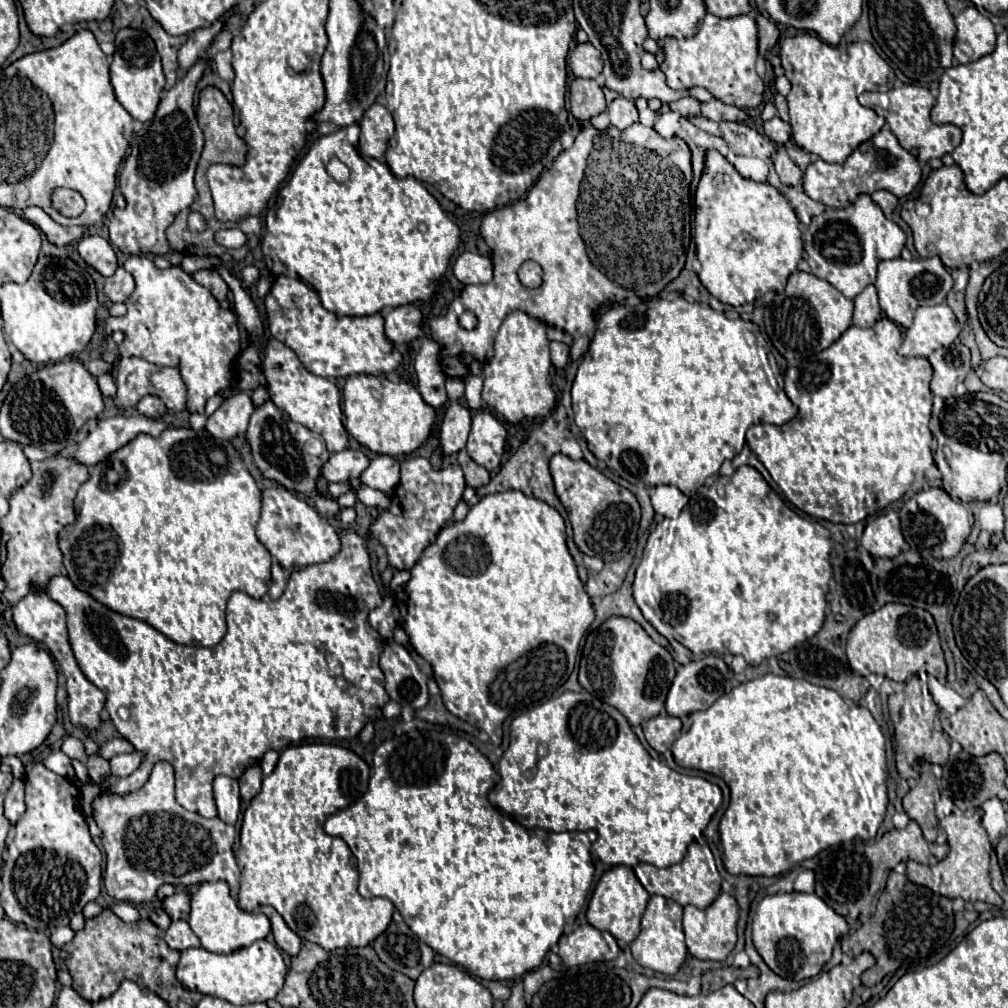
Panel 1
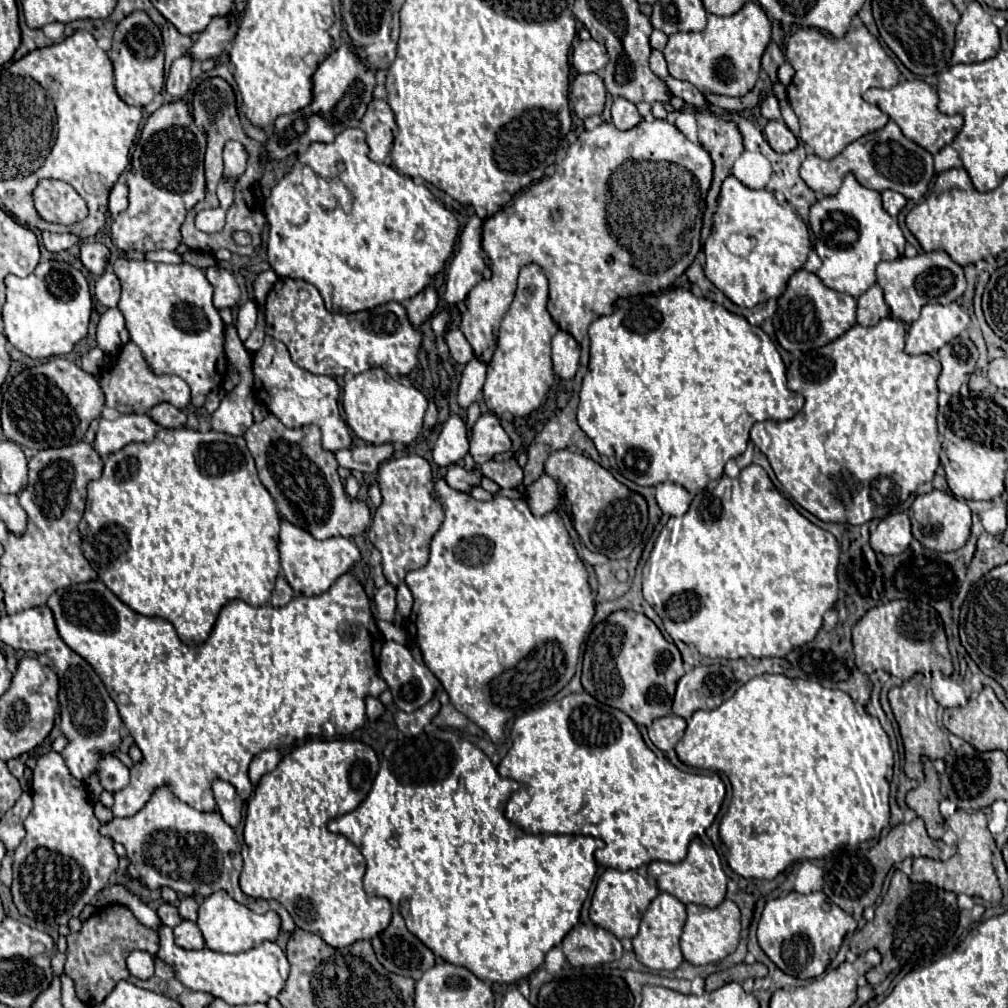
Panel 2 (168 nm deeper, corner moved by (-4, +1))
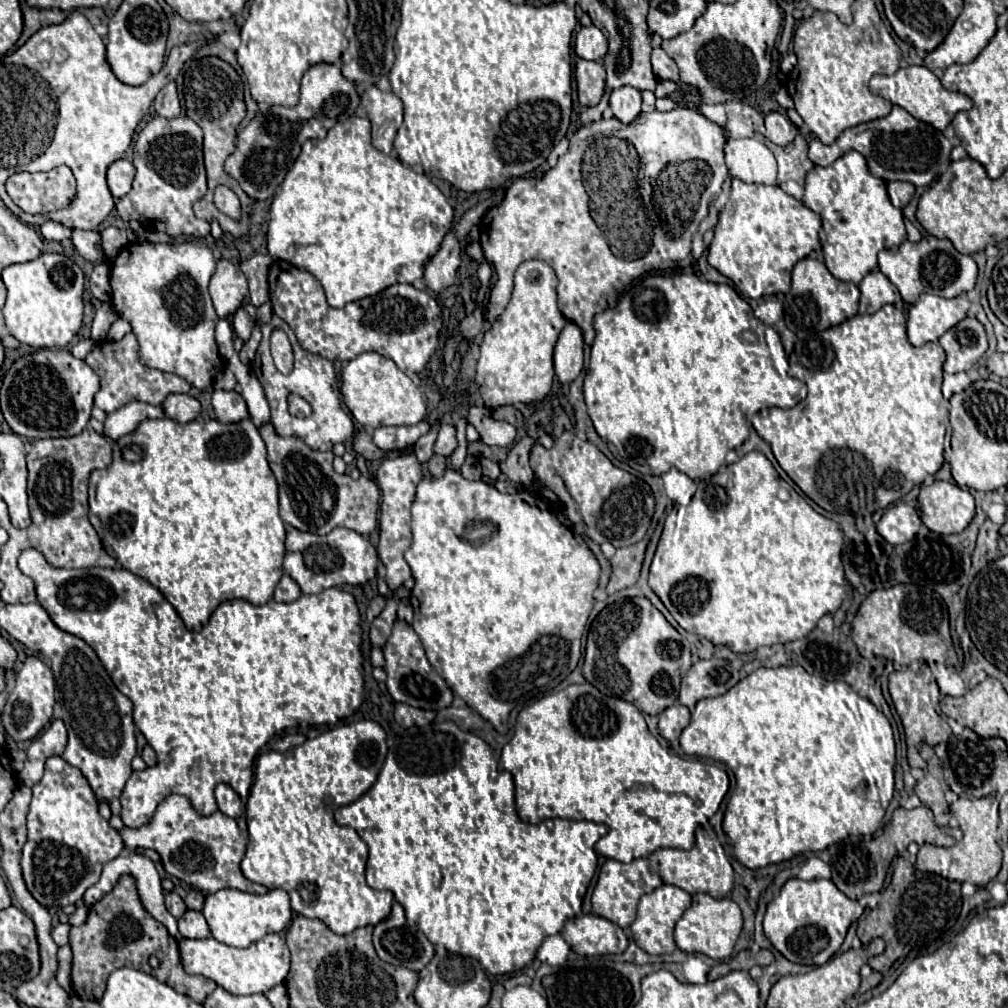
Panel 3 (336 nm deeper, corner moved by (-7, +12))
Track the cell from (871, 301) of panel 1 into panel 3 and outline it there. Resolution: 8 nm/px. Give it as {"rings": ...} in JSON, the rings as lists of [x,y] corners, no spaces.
{"rings":[[[871,271],[861,283],[861,301],[859,301],[859,313],[875,313],[887,303],[895,303],[897,289],[891,285],[891,281],[881,271]]]}

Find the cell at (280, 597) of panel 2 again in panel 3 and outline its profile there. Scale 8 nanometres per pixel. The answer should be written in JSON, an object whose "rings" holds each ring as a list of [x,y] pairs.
{"rings":[[[283,575],[281,581],[279,581],[279,585],[277,585],[277,589],[275,589],[273,599],[279,601],[279,603],[291,603],[291,601],[295,601],[299,597],[301,597],[299,585],[289,575]]]}

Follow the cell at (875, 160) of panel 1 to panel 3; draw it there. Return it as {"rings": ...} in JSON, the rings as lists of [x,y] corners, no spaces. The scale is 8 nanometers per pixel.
{"rings":[[[895,105],[887,117],[845,129],[831,145],[823,145],[819,139],[813,139],[809,143],[809,159],[815,165],[825,167],[847,151],[859,151],[867,159],[869,171],[875,177],[883,181],[909,181],[915,187],[923,187],[931,185],[933,179],[939,177],[941,171],[949,165],[951,149],[953,143],[943,135],[943,131],[915,119],[903,107]]]}

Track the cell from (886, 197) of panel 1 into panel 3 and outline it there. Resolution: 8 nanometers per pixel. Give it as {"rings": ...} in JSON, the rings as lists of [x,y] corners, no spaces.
{"rings":[[[893,181],[887,185],[889,189],[889,197],[891,197],[891,203],[897,207],[897,209],[903,209],[909,199],[913,197],[915,193],[915,187],[911,183],[903,183],[903,181]]]}

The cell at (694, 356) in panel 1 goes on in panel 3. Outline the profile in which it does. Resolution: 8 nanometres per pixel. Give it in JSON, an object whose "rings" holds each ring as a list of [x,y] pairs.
{"rings":[[[651,273],[639,279],[613,309],[607,309],[595,317],[595,341],[591,347],[591,363],[585,373],[585,405],[587,413],[599,433],[599,437],[611,443],[619,459],[627,463],[631,469],[649,475],[663,475],[671,467],[679,469],[681,473],[689,475],[691,479],[699,479],[707,473],[715,473],[723,461],[727,451],[739,447],[747,437],[751,428],[751,417],[763,407],[795,407],[799,401],[807,396],[807,387],[804,382],[788,375],[789,361],[783,348],[780,335],[773,327],[766,326],[753,317],[753,309],[749,303],[737,295],[731,285],[709,283],[699,279],[695,273]]]}

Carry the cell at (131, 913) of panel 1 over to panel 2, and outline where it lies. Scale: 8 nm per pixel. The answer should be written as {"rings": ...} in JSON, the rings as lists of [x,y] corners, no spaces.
{"rings":[[[168,926],[158,928],[160,952],[158,956],[170,964],[176,972],[176,978],[190,990],[208,992],[222,998],[226,1004],[254,1004],[268,1002],[278,996],[286,978],[288,978],[288,960],[276,942],[262,942],[252,950],[240,954],[220,954],[210,948],[202,950],[184,950],[174,944],[173,930]]]}

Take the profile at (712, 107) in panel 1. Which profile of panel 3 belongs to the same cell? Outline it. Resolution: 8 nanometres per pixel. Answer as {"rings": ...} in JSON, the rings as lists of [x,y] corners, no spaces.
{"rings":[[[661,47],[652,50],[651,65],[657,79],[667,79],[667,81],[673,81],[673,83],[679,81],[679,71],[677,71],[675,61]]]}

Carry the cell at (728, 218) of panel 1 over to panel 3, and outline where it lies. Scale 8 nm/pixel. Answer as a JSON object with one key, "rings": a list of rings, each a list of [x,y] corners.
{"rings":[[[733,179],[731,195],[719,213],[707,259],[709,265],[729,277],[735,287],[751,299],[787,293],[793,265],[821,247],[819,229],[821,217],[787,195],[779,185],[747,185]]]}

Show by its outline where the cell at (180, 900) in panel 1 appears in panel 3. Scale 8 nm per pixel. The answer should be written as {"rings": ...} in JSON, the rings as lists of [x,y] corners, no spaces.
{"rings":[[[189,891],[189,895],[185,897],[185,905],[189,909],[195,909],[195,911],[201,911],[203,909],[203,901],[205,901],[205,895],[201,891]]]}

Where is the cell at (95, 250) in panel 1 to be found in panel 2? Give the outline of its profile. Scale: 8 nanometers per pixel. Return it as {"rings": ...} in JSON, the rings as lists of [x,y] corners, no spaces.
{"rings":[[[82,242],[80,246],[80,258],[82,264],[96,276],[102,276],[106,266],[108,266],[108,258],[110,258],[110,250],[100,244],[100,242]]]}

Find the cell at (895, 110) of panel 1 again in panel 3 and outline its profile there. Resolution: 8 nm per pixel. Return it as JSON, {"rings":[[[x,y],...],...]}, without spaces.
{"rings":[[[911,65],[911,67],[901,67],[895,75],[887,77],[887,75],[873,75],[869,81],[869,89],[873,95],[879,95],[887,101],[891,101],[893,105],[903,107],[905,111],[909,111],[915,119],[925,121],[929,125],[933,125],[935,129],[943,131],[951,119],[955,117],[955,113],[959,111],[969,111],[971,109],[971,99],[963,93],[953,93],[949,89],[945,89],[941,85],[941,81],[933,75],[933,71],[929,71],[925,65]]]}

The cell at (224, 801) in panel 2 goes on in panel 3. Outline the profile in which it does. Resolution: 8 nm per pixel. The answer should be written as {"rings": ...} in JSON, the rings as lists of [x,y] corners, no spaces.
{"rings":[[[219,783],[215,787],[215,799],[217,799],[217,807],[221,813],[225,813],[227,817],[233,817],[237,819],[243,811],[245,811],[245,805],[241,803],[239,795],[225,783]]]}

